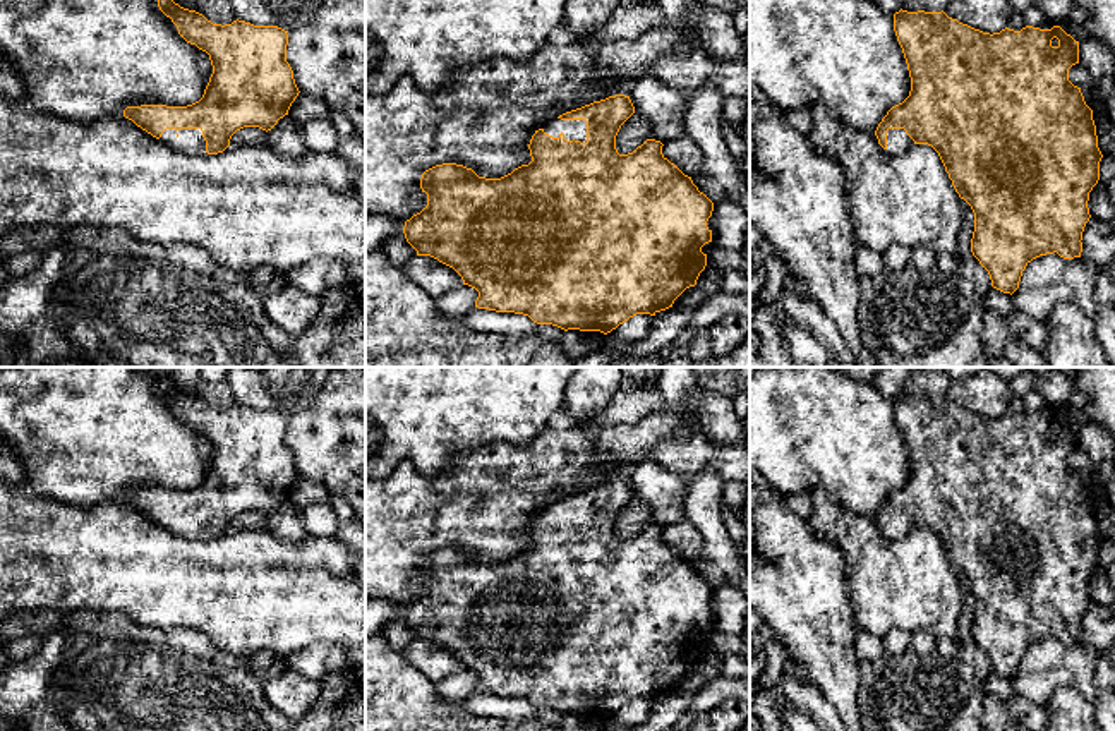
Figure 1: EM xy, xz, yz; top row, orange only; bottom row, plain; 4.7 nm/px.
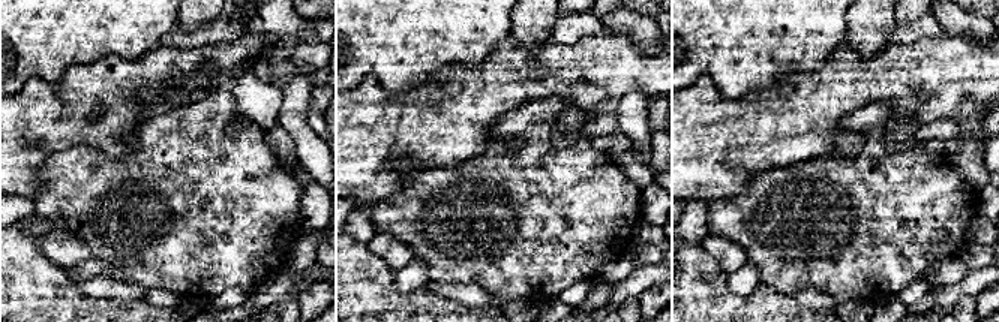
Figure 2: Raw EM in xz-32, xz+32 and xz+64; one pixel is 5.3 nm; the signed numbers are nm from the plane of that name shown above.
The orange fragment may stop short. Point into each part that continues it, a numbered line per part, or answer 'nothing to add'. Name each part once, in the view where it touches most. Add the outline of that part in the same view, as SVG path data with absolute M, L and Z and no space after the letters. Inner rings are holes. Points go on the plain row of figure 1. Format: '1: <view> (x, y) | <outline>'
1: xz (573, 513) | M552 503L544 511L544 517L559 522L559 518L564 518L566 525L580 525L587 527L587 506L585 504L561 504Z

